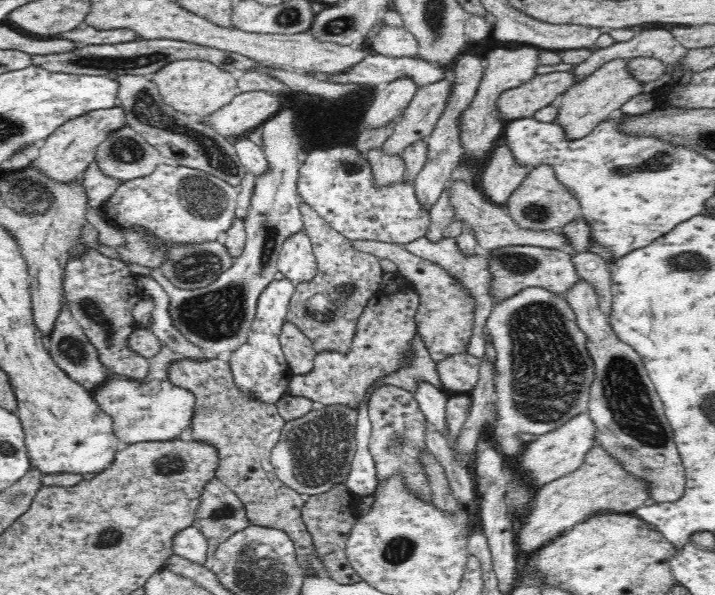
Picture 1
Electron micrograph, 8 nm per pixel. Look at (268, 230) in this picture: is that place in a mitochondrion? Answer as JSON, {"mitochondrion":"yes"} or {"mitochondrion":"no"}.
{"mitochondrion":"yes"}

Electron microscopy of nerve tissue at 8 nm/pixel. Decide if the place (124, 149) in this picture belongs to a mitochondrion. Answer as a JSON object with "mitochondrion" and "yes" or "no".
{"mitochondrion":"yes"}

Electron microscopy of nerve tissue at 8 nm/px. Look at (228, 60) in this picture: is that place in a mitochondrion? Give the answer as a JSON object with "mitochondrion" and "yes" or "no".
{"mitochondrion":"no"}

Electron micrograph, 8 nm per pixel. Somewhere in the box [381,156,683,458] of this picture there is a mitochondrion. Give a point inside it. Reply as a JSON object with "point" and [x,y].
{"point":[547,367]}

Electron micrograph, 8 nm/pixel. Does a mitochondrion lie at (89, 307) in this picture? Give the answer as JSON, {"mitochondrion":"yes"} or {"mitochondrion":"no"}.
{"mitochondrion":"yes"}

